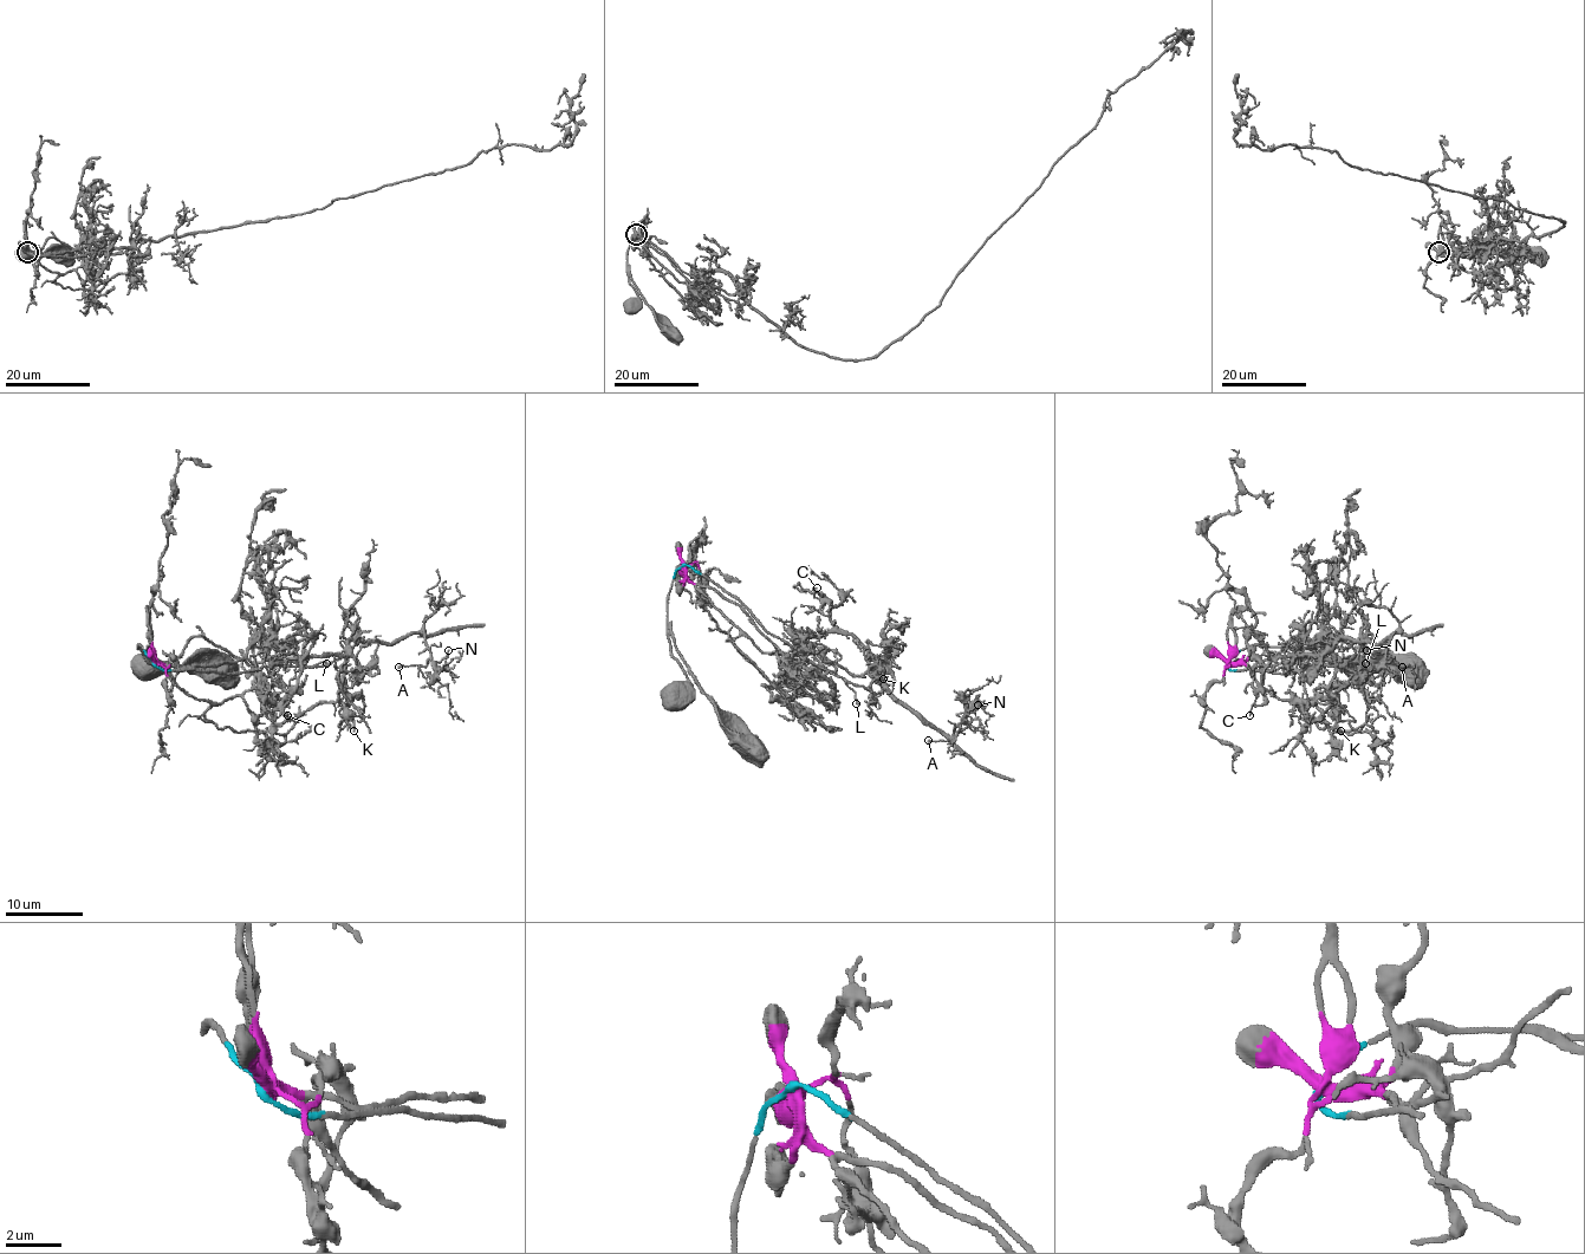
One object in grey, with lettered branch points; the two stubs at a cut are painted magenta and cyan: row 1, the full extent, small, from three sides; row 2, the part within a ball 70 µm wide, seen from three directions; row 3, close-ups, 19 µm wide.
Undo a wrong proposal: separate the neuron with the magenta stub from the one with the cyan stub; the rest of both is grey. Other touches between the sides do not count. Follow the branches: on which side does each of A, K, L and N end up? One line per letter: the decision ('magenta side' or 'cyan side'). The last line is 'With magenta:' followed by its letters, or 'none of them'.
A: cyan side
K: cyan side
L: cyan side
N: cyan side
With magenta: none of them

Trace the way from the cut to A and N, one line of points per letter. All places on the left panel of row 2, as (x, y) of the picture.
A: (153, 663), (239, 673), (323, 666), (362, 642), (395, 644), (423, 632), (429, 651), (423, 667), (398, 667)
N: (153, 663), (239, 673), (323, 666), (362, 642), (395, 644), (420, 632), (437, 669), (449, 649)

